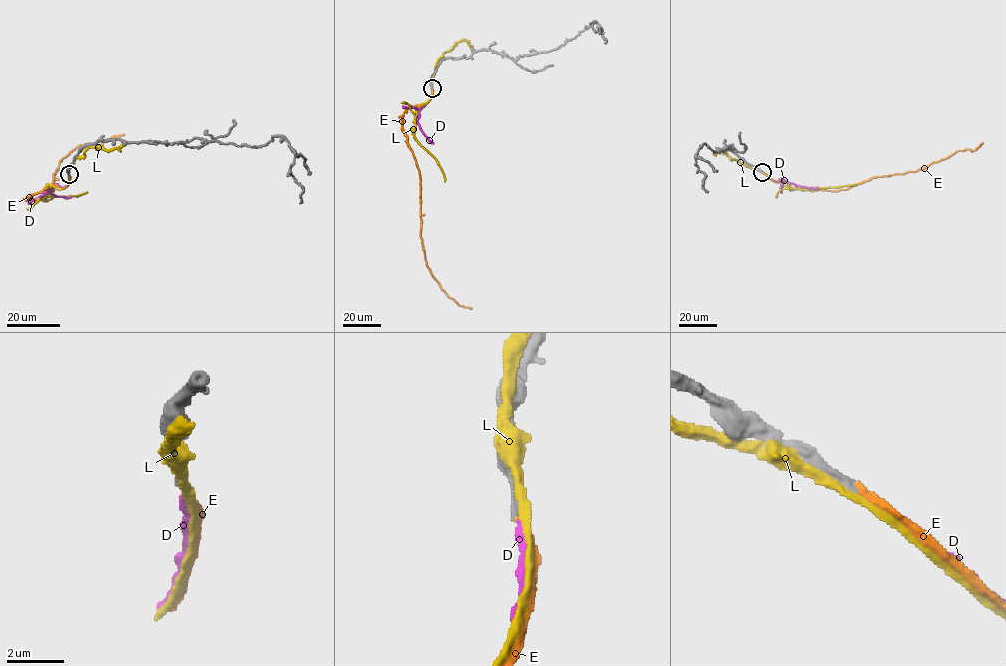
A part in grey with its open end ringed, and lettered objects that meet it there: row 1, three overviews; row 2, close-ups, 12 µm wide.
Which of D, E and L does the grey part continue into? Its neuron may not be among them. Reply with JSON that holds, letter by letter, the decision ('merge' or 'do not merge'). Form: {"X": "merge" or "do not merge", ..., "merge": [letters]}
{"D": "do not merge", "E": "merge", "L": "do not merge", "merge": ["E"]}

